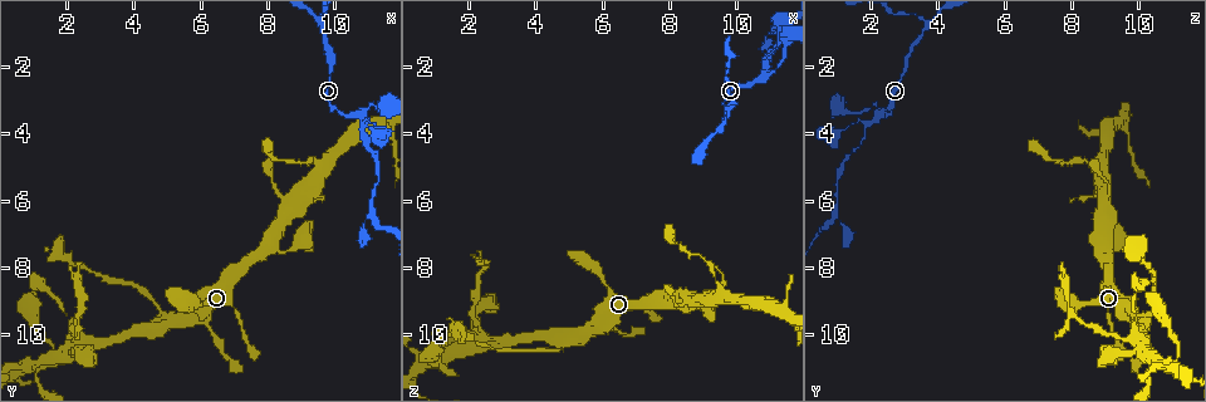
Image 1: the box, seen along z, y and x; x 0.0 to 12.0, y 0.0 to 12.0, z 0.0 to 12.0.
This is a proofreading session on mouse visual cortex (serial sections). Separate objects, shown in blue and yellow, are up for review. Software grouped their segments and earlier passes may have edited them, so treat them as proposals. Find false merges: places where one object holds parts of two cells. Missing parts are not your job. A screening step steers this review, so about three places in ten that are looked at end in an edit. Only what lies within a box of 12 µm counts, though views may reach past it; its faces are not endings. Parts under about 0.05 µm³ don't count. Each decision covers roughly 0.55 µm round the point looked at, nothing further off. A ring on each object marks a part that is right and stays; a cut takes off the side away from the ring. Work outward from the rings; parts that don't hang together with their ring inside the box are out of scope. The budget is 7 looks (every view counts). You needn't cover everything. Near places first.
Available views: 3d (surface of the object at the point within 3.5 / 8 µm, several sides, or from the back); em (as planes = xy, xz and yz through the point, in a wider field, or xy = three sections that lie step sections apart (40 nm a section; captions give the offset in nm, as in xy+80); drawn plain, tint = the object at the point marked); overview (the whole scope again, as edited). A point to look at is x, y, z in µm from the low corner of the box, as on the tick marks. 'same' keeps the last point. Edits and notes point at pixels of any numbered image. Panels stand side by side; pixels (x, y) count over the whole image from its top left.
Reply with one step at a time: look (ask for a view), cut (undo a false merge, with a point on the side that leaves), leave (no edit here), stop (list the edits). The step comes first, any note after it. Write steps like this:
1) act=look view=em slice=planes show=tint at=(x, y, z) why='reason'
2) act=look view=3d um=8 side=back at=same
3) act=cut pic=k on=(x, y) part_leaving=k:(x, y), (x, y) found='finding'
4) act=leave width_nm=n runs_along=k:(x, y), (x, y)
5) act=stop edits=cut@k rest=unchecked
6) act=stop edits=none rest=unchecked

act=look view=3d um=8 side=back at=(10.7, 3.4, 2.2) why='arms run side by side'

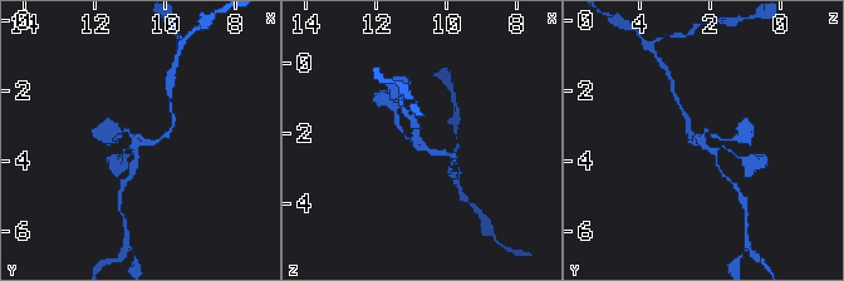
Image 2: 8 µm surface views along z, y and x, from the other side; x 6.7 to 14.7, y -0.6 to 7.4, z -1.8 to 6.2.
act=look view=3d um=3.5 at=(10.8, 3.4, 2.3)

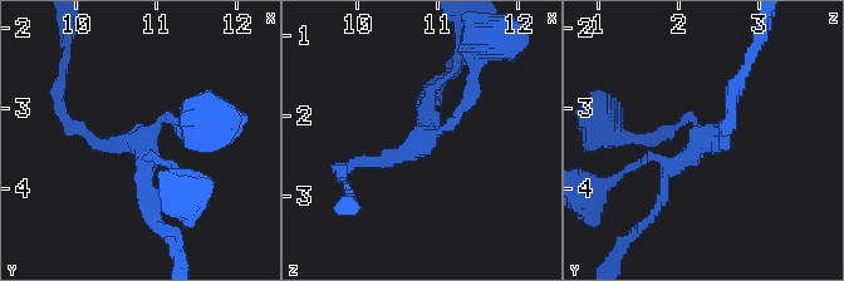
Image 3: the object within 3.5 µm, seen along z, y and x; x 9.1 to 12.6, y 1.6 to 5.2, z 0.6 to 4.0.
act=look view=em slice=xy step=3 show=tint at=(10.80, 3.45, 2.25) arms=4 arm_widths_nm=150,150,150,150 why='shape alone is not enough'

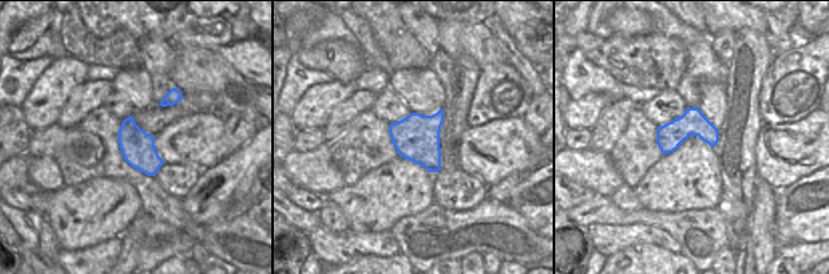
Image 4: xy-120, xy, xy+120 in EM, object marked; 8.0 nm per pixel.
act=leave width_nm=360 runs_along=3:(69, 123), (96, 143), (135, 138), (150, 208) found='one cell here'

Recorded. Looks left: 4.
act=look view=3d um=3.5 at=(9.5, 5.1, 8.8) why='three-way junction'

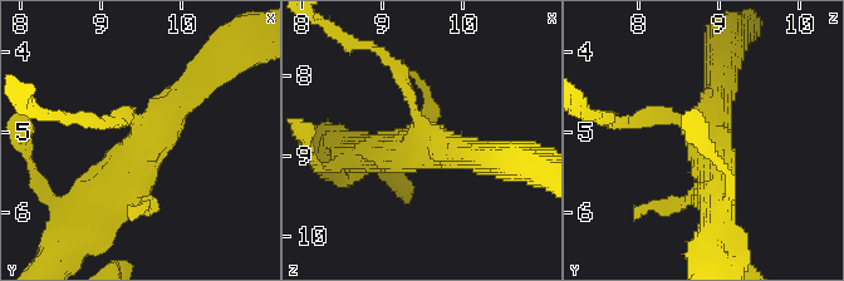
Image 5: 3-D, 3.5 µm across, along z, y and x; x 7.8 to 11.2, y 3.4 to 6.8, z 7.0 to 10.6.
act=look view=em slice=xy step=5 show=tint at=(9.55, 5.10, 8.85) arms=3 arm_widths_nm=150,350,450

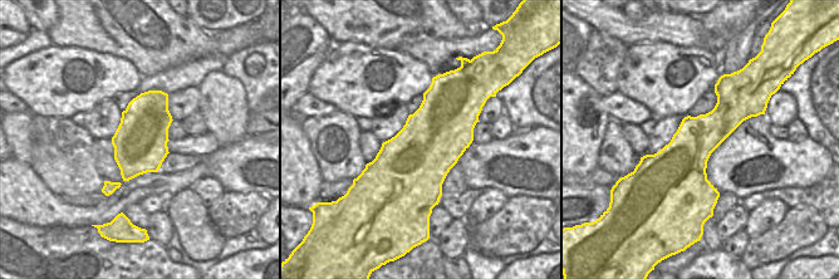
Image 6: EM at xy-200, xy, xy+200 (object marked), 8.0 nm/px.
act=look view=em slice=xy step=3 show=tint at=same why='another direction'

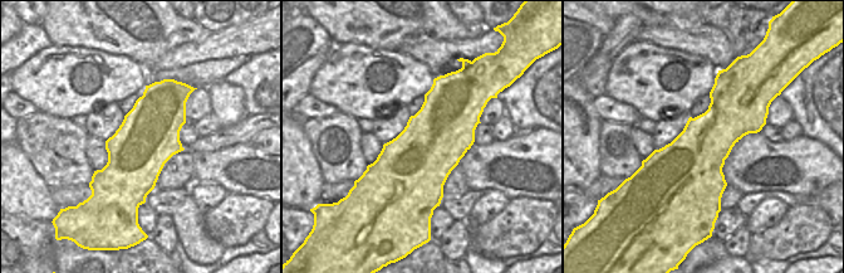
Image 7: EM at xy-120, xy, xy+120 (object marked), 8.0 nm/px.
act=leave width_nm=550 runs_along=5:(92, 206), (204, 75) found='continuous, no second cell'

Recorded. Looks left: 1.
act=look view=3d um=3.5 at=(5.1, 9.6, 10.1) why='three-way junction'

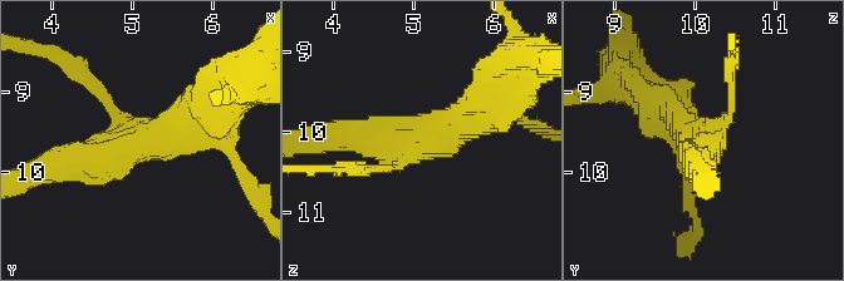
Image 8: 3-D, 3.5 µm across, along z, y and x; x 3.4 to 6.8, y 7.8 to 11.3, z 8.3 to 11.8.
act=leave arm_widths_nm=150,400,400 runs_along=8:(211, 111), (161, 142), (57, 164) found='continuous, no second cell'

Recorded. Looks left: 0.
act=stop edits=none rest=unchecked

